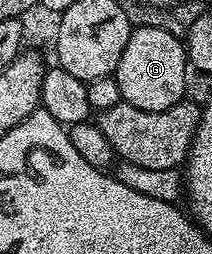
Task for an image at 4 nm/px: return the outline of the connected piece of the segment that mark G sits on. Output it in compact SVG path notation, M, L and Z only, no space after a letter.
M139 26L132 29L129 44L125 44L125 52L121 52L121 60L117 64L113 77L117 80L117 88L121 88L123 101L133 104L133 108L141 108L145 112L165 112L178 102L184 101L187 90L187 48L175 34L170 34L163 26Z

